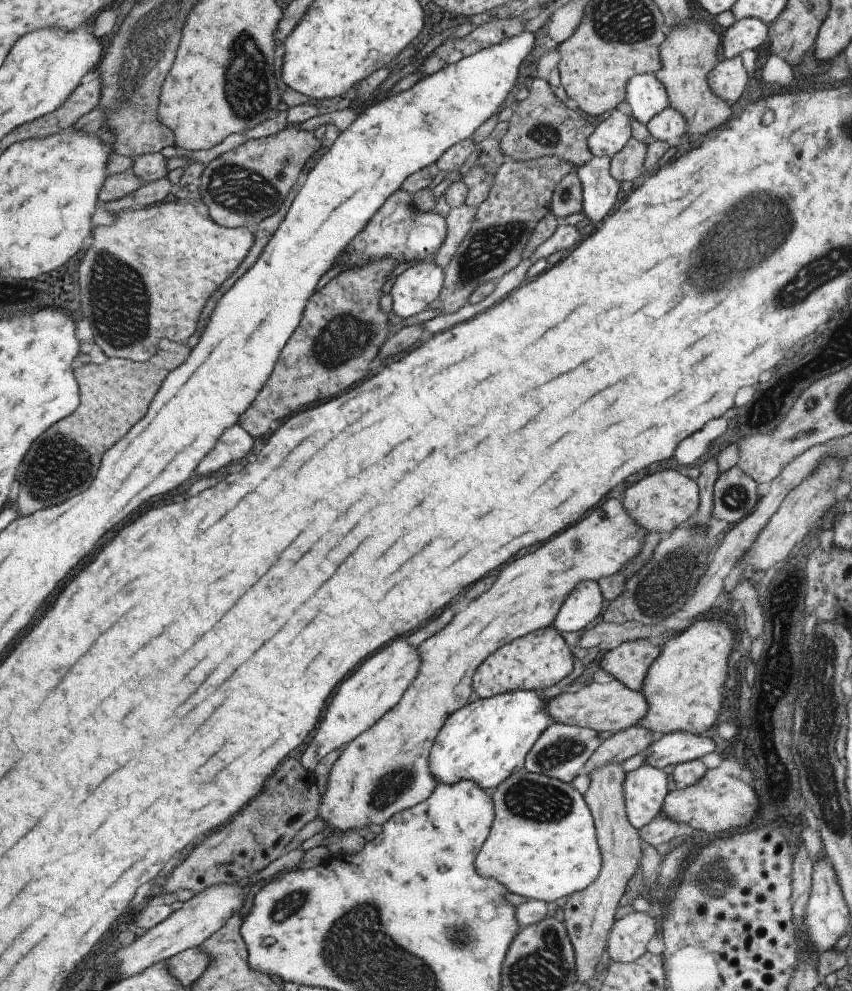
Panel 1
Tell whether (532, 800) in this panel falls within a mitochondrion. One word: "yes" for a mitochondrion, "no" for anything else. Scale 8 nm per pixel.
yes

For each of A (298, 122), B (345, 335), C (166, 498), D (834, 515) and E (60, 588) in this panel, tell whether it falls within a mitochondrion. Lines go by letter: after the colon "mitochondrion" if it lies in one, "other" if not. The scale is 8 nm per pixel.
A: other
B: mitochondrion
C: other
D: other
E: other

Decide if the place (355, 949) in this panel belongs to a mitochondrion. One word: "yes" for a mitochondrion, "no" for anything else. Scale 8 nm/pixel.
yes

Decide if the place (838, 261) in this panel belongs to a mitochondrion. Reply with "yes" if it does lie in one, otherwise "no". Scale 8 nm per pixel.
yes

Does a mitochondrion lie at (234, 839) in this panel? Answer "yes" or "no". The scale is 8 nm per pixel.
yes

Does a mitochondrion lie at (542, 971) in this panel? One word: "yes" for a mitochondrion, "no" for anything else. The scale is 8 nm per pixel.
yes

